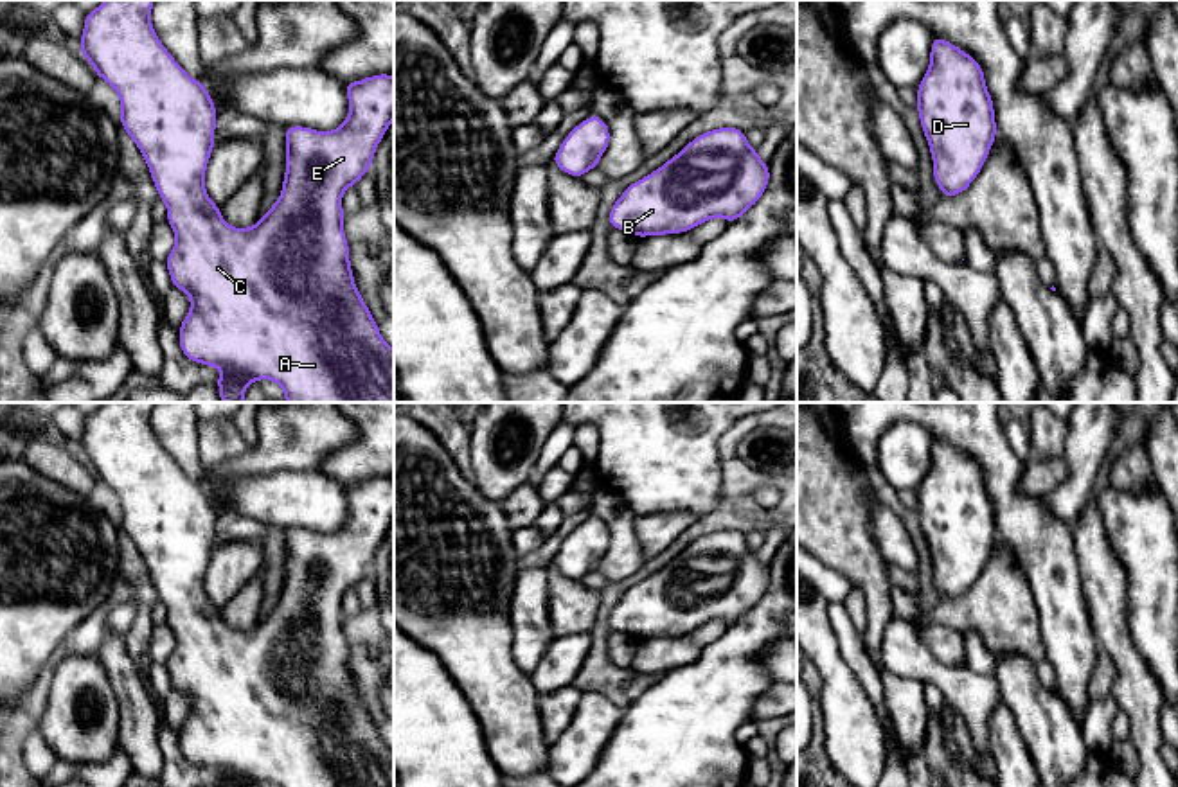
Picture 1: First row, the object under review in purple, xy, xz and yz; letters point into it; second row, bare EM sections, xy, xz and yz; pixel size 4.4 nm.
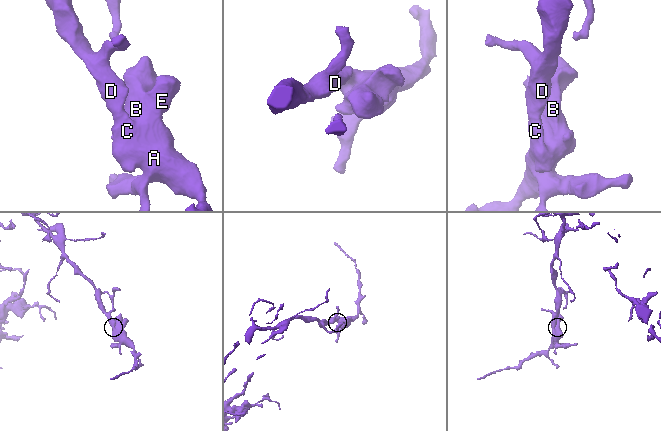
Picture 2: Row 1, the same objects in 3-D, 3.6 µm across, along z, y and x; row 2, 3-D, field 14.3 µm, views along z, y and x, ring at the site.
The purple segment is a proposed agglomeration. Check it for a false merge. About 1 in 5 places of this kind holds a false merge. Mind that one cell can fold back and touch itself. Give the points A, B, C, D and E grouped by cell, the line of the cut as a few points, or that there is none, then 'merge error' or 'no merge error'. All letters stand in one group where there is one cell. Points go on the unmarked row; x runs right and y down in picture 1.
groups A B C D E; cut none; no merge error

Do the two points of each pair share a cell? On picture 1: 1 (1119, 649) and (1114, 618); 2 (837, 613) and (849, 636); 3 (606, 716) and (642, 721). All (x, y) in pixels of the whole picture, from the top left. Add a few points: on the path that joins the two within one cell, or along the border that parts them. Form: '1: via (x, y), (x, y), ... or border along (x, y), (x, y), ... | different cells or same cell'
1: via (1115, 642), (1114, 626) | same cell
2: via (840, 618), (846, 631) | same cell
3: border along (624, 710), (599, 753) | different cells

